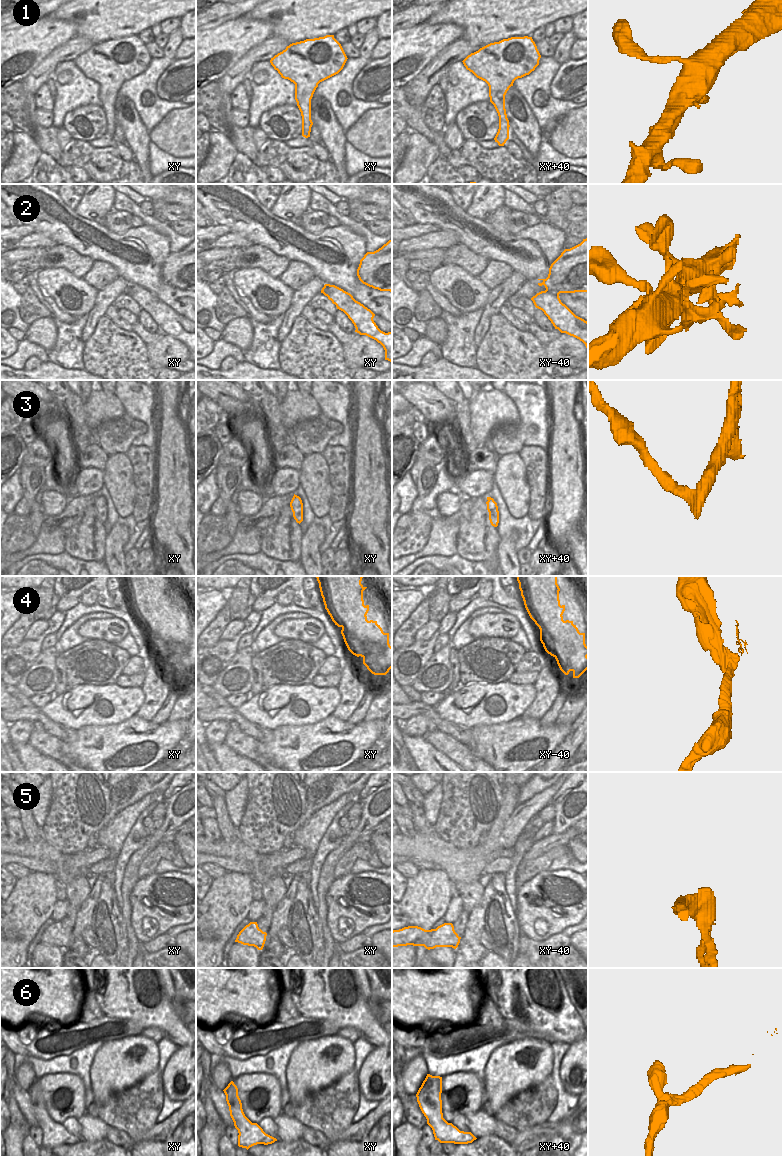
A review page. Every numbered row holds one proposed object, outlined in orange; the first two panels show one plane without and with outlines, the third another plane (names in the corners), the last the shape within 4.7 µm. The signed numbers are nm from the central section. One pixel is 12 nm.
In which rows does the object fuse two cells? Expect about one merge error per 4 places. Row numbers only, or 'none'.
3, 4, 5

